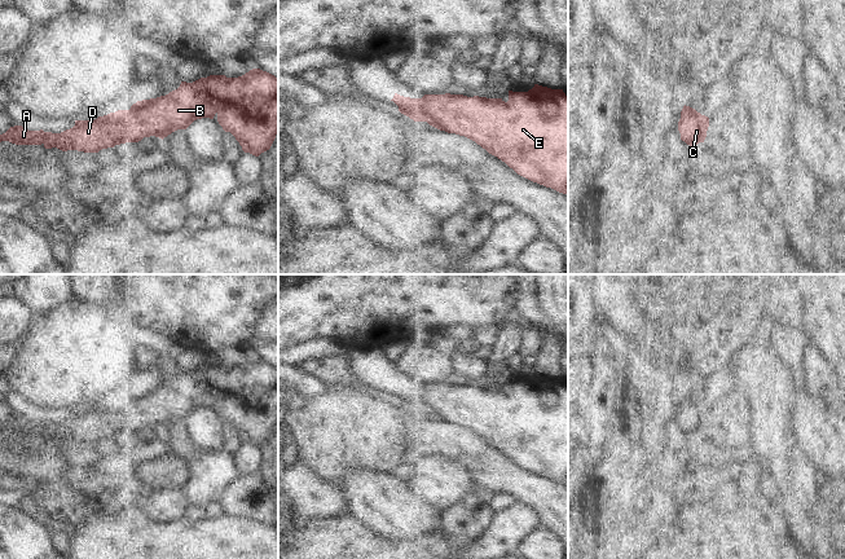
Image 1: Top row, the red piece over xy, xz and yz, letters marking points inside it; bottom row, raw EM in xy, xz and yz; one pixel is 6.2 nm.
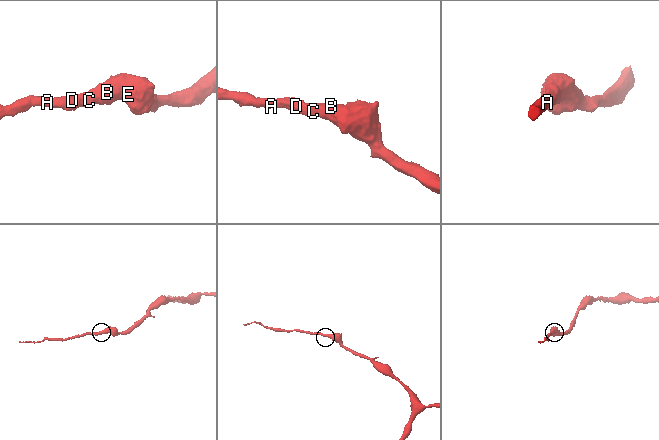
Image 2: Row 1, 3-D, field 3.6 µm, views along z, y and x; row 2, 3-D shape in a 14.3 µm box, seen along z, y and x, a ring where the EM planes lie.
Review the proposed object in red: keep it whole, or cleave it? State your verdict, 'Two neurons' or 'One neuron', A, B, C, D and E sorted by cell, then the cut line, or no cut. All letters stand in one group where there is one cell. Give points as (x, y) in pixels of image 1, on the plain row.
One neuron. Groups: A B C D E. No split

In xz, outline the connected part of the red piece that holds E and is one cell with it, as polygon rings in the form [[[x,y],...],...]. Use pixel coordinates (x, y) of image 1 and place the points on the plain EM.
[[[534,374],[528,382],[509,380],[507,392],[502,388],[450,383],[424,384],[422,388],[395,383],[391,391],[414,411],[427,411],[440,421],[465,426],[505,452],[518,465],[568,484],[568,387],[563,379]]]

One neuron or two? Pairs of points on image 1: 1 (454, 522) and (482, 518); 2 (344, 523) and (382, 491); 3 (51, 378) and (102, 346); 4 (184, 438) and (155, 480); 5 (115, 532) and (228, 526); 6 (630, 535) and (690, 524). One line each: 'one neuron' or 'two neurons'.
1: one neuron
2: two neurons
3: one neuron
4: two neurons
5: one neuron
6: two neurons

